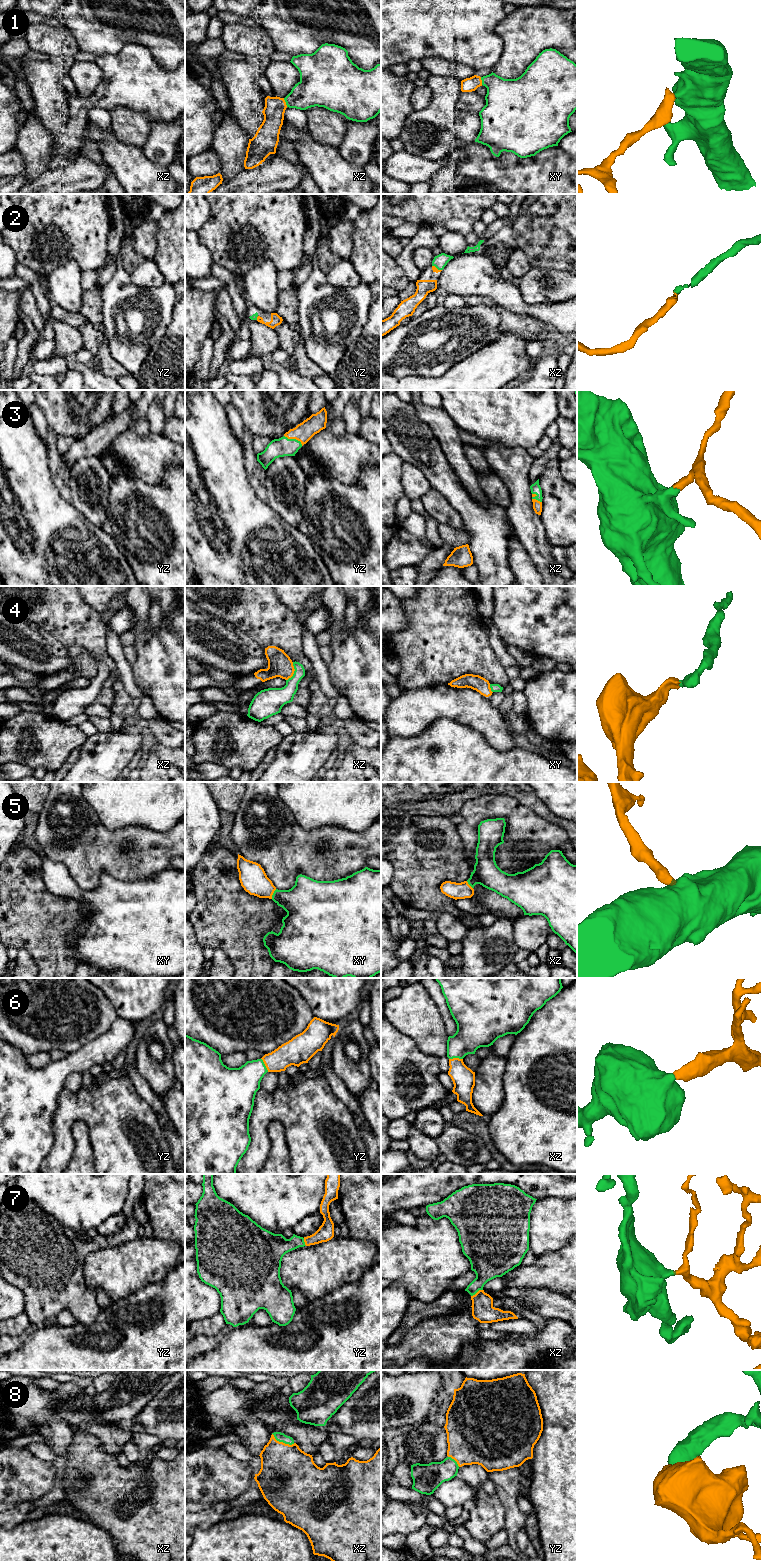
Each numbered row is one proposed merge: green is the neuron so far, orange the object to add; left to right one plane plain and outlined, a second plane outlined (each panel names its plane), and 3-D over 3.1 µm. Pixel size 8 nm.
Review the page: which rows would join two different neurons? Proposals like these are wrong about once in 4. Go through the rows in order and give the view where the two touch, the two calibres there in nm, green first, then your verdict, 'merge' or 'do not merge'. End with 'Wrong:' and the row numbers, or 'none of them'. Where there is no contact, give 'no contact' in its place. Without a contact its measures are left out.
1: contact in xz; calibres 260 and 170 nm; merge
2: contact in xz; calibres 110 and 40 nm; merge
3: contact in yz; calibres 150 and 160 nm; merge
4: contact in xz; calibres 160 and 190 nm; do not merge
5: contact in xy; calibres 300 and 220 nm; merge
6: contact in xz; calibres 260 and 180 nm; merge
7: contact in xz; calibres 260 and 180 nm; merge
8: contact in xz; calibres 80 and 420 nm; merge
Wrong: 4

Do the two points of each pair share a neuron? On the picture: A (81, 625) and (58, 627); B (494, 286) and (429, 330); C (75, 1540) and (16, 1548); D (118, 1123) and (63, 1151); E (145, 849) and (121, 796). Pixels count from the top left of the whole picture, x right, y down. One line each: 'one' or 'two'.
A: one
B: two
C: one
D: one
E: two

